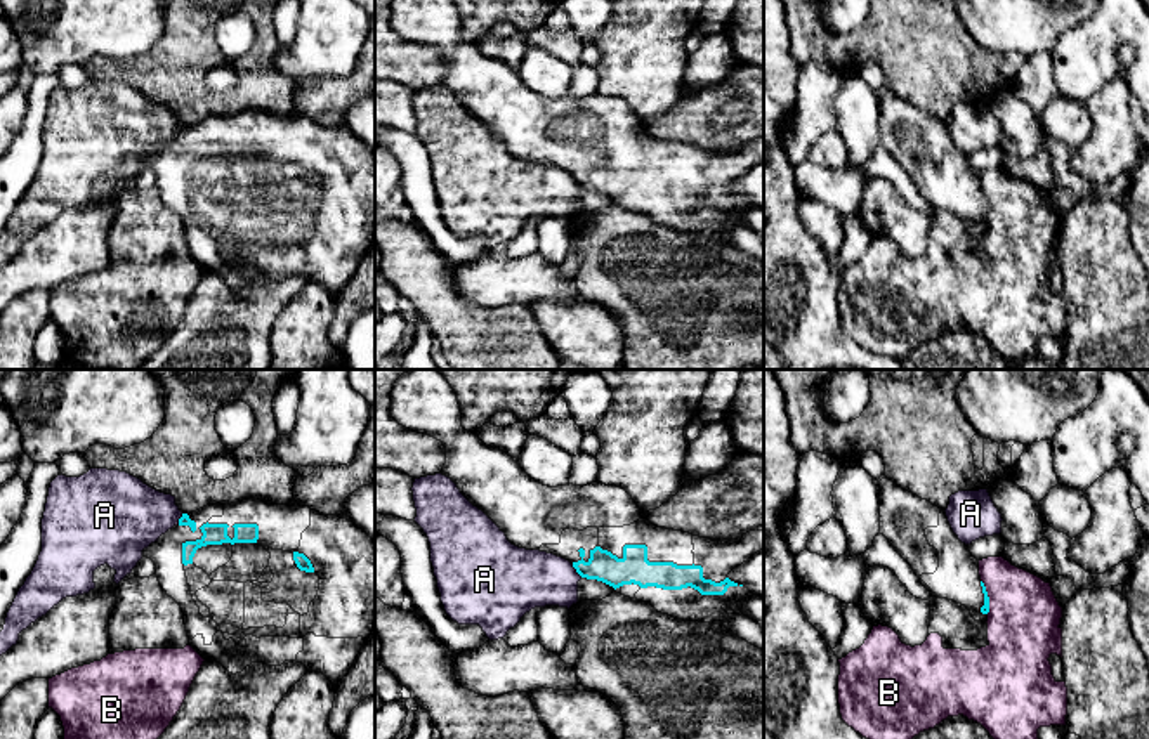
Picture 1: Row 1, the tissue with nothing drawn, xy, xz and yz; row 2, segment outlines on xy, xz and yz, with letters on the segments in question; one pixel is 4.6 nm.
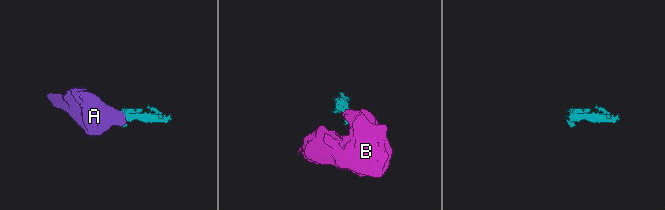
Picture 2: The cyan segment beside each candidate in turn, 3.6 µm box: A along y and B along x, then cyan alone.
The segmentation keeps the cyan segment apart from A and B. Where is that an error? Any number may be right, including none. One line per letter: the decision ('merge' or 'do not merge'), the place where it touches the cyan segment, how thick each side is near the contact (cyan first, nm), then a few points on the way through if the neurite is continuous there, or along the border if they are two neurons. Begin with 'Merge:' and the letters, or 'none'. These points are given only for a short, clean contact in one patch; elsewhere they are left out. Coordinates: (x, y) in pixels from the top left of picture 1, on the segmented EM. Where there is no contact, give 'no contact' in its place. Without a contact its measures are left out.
Merge: none
A: do not merge; contact xz (577, 571); calibres 140 and 280 nm; border xz (571, 564), (582, 576)
B: do not merge; contact yz (988, 597); calibres 50 and 340 nm; border yz (981, 580), (988, 597), (988, 613)

